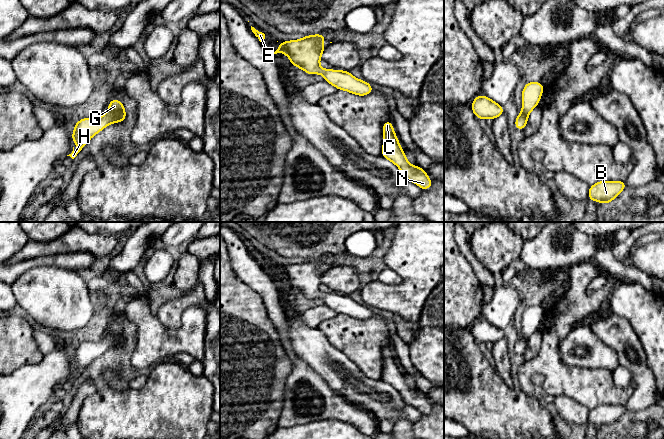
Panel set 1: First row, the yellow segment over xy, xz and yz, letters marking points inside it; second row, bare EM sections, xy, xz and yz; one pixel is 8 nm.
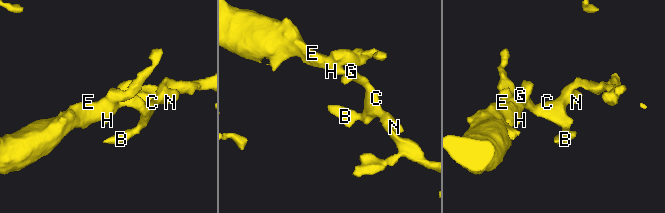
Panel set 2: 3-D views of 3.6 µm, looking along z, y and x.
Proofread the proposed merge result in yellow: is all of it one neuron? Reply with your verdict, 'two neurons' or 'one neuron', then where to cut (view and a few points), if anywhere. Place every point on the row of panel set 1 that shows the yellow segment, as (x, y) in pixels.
one neuron; no cut

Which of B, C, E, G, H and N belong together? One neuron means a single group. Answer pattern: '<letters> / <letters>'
B C E G H N

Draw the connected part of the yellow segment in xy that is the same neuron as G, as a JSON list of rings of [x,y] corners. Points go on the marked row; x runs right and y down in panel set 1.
[[[114,99],[108,104],[108,112],[101,117],[86,117],[75,122],[75,129],[72,133],[72,142],[76,143],[78,151],[75,152],[73,147],[72,153],[67,156],[74,159],[94,135],[102,131],[109,124],[124,122],[125,118],[126,111],[122,101]]]

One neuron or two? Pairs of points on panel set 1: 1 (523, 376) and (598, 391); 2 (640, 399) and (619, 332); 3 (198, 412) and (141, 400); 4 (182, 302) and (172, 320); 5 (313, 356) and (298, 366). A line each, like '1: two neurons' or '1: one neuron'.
1: one neuron
2: one neuron
3: one neuron
4: one neuron
5: two neurons

